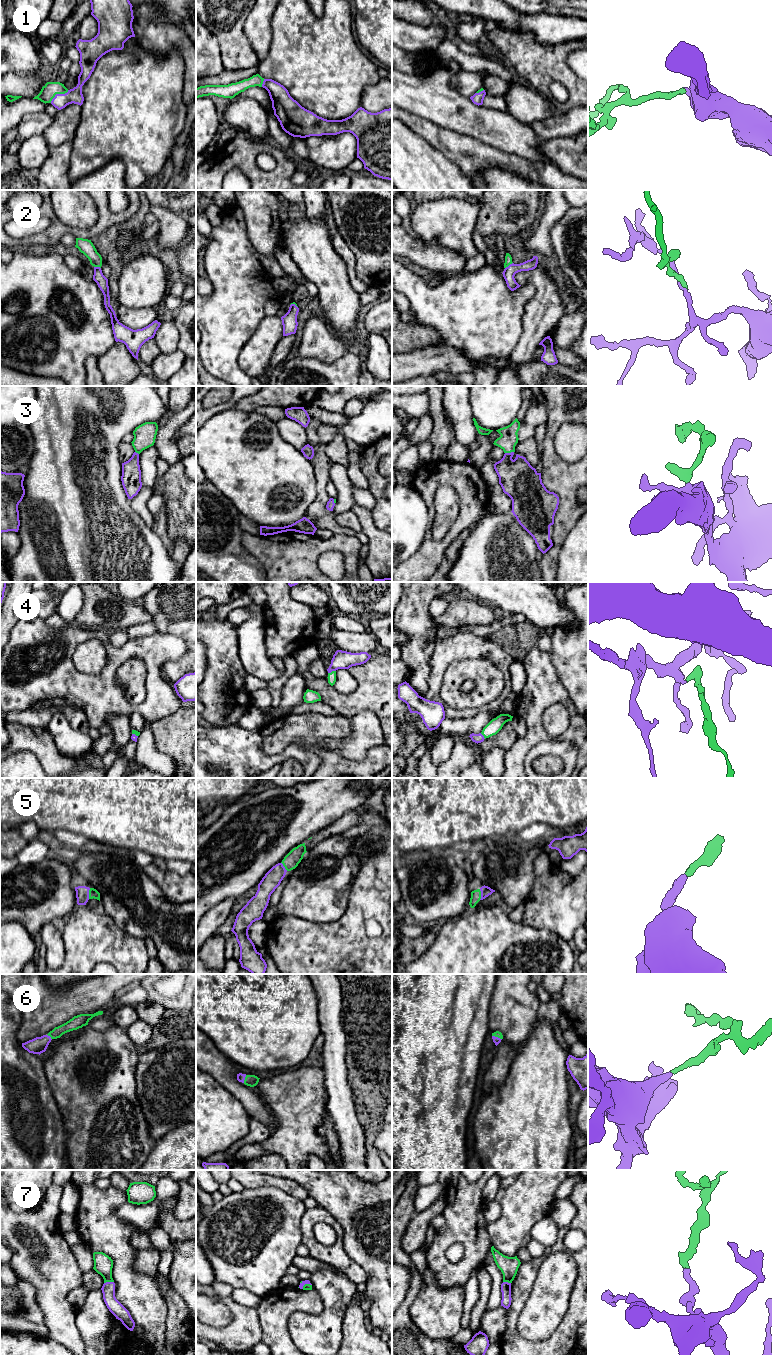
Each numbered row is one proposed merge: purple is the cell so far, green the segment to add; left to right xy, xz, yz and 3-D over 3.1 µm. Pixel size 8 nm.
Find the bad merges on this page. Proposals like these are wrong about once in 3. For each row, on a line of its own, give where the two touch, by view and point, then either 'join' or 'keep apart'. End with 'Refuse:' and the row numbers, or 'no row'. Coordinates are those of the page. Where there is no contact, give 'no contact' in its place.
1: xy (58, 94) | join
2: yz (509, 265) | join
3: yz (509, 453) | join
4: xz (331, 671) | join
5: xy (88, 893) | join
6: xz (244, 1079) | join
7: xy (108, 1282) | join
Refuse: no row

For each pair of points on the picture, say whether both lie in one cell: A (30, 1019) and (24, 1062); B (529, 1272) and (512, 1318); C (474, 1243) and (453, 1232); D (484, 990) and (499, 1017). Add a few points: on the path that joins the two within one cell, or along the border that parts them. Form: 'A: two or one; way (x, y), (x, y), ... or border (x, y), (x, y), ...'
A: two; border (21, 1018), (17, 1031), (17, 1040), (20, 1043)
B: one; way (523, 1283), (516, 1307)
C: one; way (469, 1238), (463, 1232), (458, 1232)
D: two; border (495, 984), (489, 1004), (487, 1024)

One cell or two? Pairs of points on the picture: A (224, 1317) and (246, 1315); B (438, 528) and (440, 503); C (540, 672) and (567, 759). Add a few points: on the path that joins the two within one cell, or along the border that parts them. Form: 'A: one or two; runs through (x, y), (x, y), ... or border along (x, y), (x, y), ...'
A: two; border along (219, 1299), (231, 1313), (231, 1320), (214, 1328)
B: one; runs through (440, 522), (440, 509)
C: two; border along (569, 740), (577, 749)

